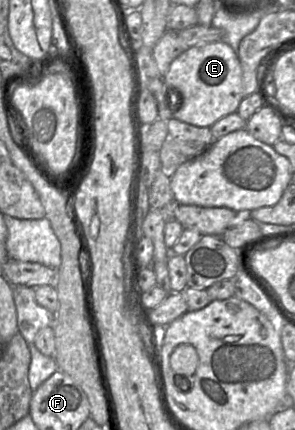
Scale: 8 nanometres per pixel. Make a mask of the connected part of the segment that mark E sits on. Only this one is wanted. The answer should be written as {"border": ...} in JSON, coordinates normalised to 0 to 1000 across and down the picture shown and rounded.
{"border":[[[763,95],[644,109],[586,140],[553,181],[566,202],[590,202],[610,214],[610,230],[593,233],[590,247],[607,244],[617,230],[617,249],[586,265],[586,274],[658,293],[712,298],[753,272],[803,260],[807,247],[824,230],[817,149],[803,126]]]}

